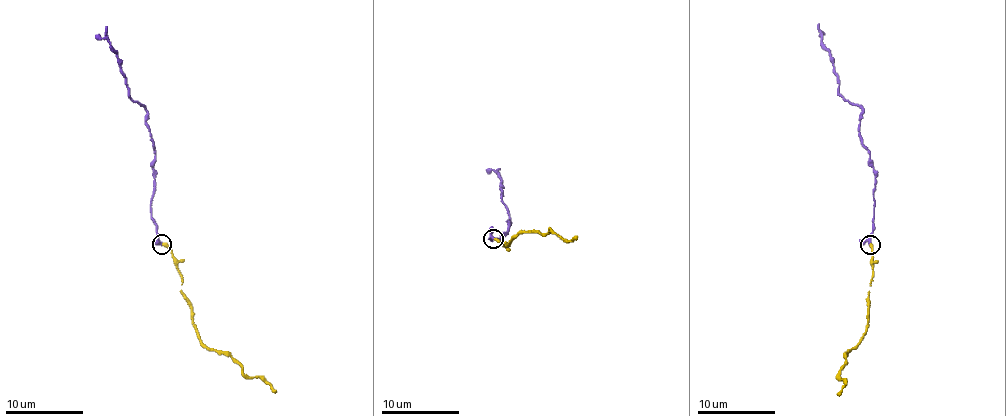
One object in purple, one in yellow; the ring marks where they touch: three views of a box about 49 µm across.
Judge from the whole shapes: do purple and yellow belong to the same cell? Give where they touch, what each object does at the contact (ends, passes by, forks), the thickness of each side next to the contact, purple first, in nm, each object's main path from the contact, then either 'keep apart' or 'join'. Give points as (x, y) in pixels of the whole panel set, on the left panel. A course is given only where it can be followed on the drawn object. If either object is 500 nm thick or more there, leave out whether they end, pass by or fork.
(161, 244) | purple passes by | yellow ends | 170/240 nm | purple via (161, 244), (151, 217), (155, 151), (147, 110), (128, 93), (117, 52), (105, 39), (96, 35) | yellow via (163, 244), (171, 250), (197, 337), (209, 349), (226, 351), (244, 375), (261, 378), (276, 392) | join

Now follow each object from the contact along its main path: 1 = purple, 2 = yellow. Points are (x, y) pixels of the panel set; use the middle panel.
1: (492, 239), (501, 239), (507, 234), (510, 223), (501, 195), (502, 182), (496, 170), (487, 172)
2: (494, 239), (503, 246), (501, 242), (507, 245), (519, 233), (550, 232), (565, 240), (577, 238)

